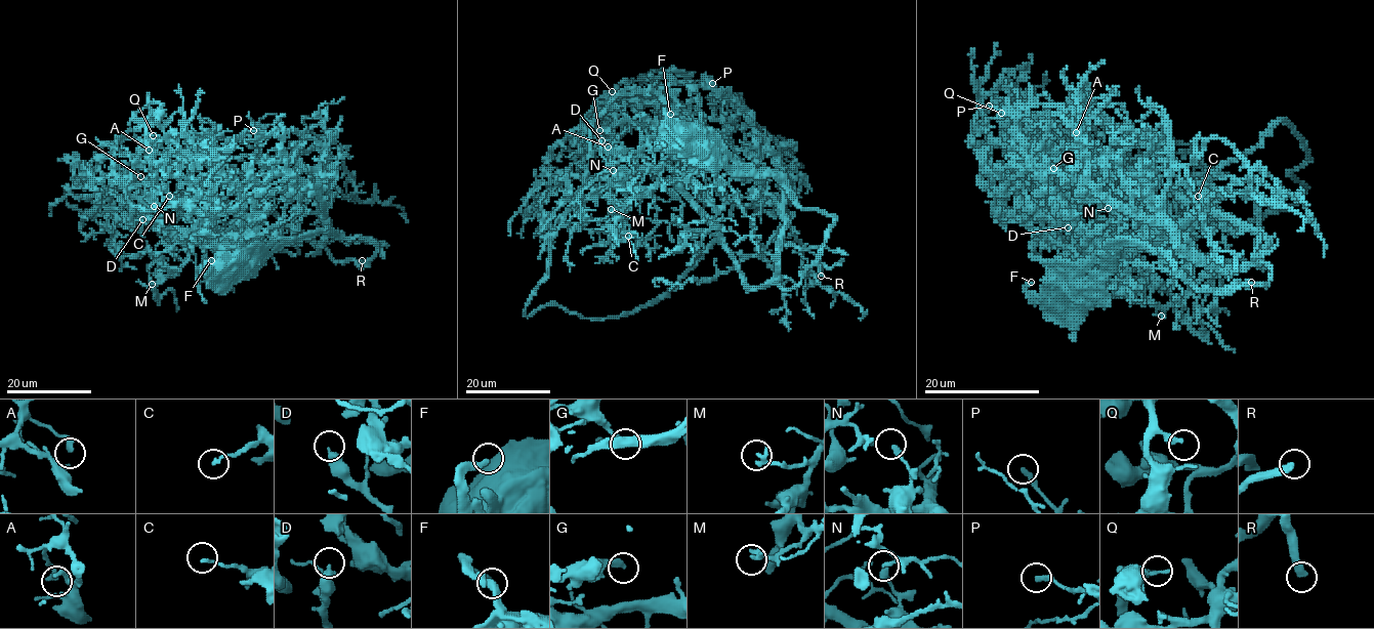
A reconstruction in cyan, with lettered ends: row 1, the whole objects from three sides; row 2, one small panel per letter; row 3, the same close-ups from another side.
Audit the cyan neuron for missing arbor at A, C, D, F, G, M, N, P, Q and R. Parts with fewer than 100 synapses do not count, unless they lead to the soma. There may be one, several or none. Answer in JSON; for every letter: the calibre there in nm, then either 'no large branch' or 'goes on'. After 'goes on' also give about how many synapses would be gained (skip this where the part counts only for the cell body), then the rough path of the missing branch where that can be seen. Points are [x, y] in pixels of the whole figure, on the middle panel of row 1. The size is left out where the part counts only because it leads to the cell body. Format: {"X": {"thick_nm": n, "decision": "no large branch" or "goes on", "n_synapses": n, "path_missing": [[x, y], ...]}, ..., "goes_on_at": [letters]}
{"A": {"thick_nm": 260, "decision": "no large branch"}, "C": {"thick_nm": 150, "decision": "no large branch"}, "D": {"thick_nm": 380, "decision": "no large branch"}, "F": {"thick_nm": 320, "decision": "no large branch"}, "G": {"thick_nm": 280, "decision": "no large branch"}, "M": {"thick_nm": 240, "decision": "no large branch"}, "N": {"thick_nm": 200, "decision": "no large branch"}, "P": {"thick_nm": 240, "decision": "no large branch"}, "Q": {"thick_nm": 320, "decision": "no large branch"}, "R": {"thick_nm": 320, "decision": "goes on", "n_synapses": 9500}, "goes_on_at": ["R"]}

